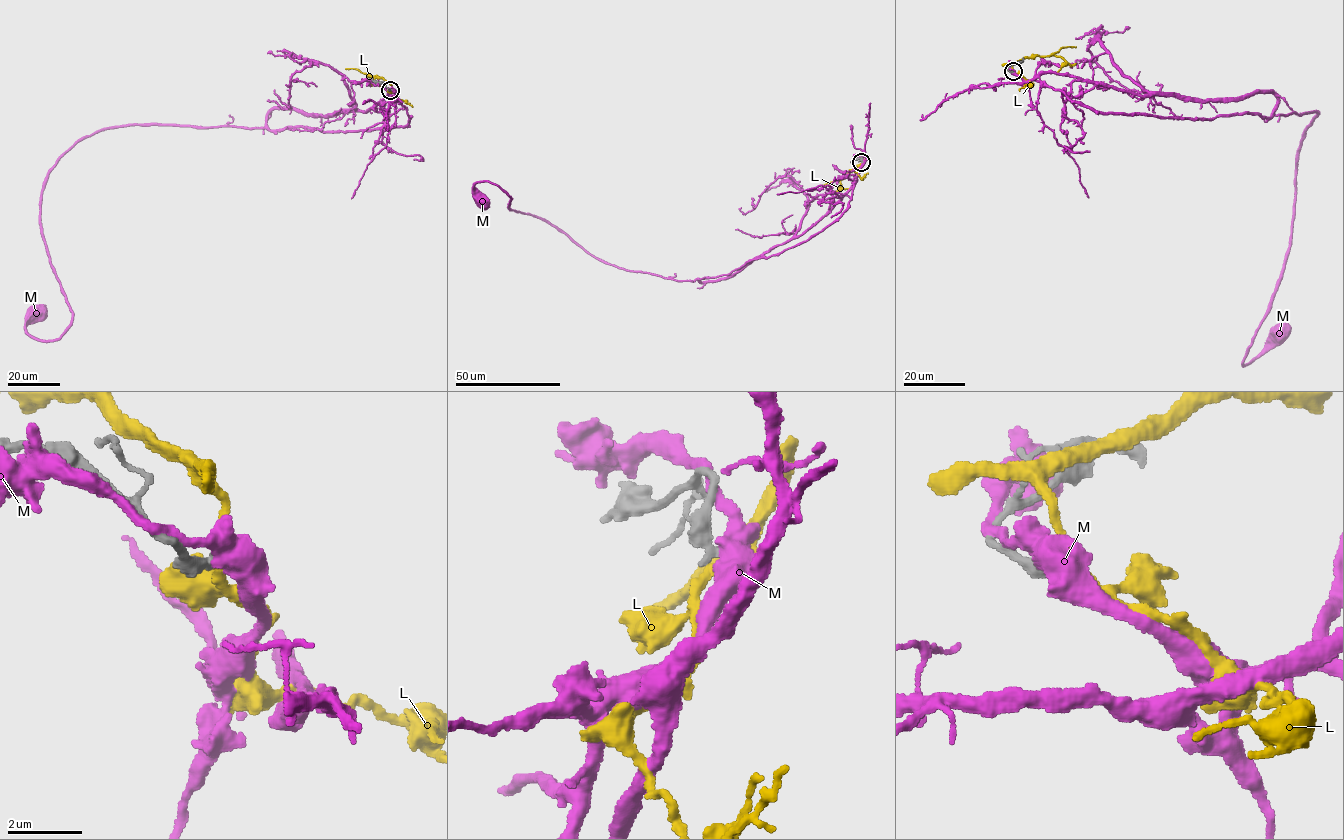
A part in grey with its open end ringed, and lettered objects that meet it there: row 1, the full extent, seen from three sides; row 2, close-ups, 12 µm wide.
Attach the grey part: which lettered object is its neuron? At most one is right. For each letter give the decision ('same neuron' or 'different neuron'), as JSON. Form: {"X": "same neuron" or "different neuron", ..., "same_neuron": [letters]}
{"L": "different neuron", "M": "different neuron", "same_neuron": []}

